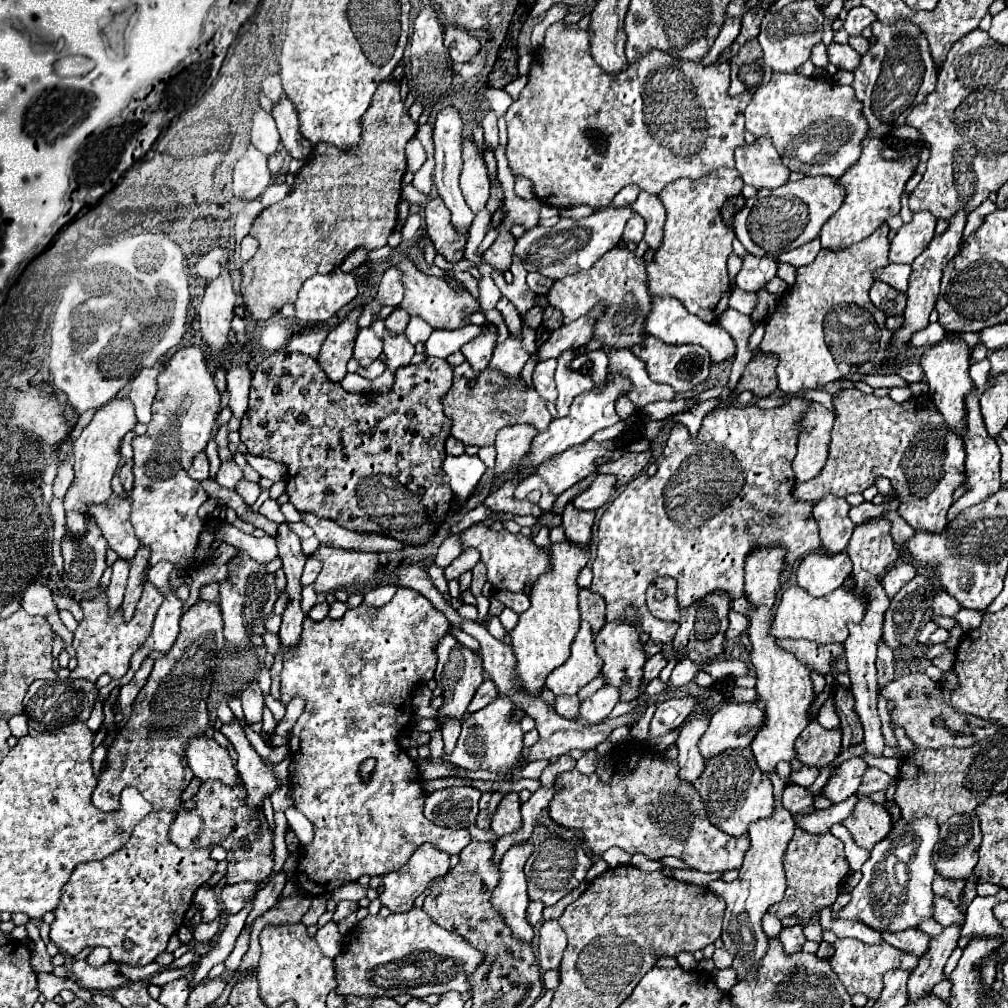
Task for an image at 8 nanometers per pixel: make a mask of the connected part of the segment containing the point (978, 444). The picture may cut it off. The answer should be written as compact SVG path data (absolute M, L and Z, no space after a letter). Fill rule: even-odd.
M973 390L969 396L967 396L967 434L963 438L965 442L965 452L967 452L967 458L965 458L965 494L953 502L953 506L949 508L947 512L947 520L955 520L959 516L959 512L971 508L973 504L979 504L983 500L987 500L991 494L995 494L999 488L1001 488L1001 480L999 480L999 460L1001 460L1001 452L999 452L999 446L995 442L995 438L991 438L985 430L985 424L983 424L983 418L981 418L981 412L979 412L979 396L977 396L977 390Z

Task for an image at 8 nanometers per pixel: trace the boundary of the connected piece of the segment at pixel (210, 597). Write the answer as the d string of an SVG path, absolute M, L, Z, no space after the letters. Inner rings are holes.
M211 582L211 584L201 586L199 598L205 600L205 602L217 602L217 600L219 600L219 588L221 588L221 584L223 584L223 582Z

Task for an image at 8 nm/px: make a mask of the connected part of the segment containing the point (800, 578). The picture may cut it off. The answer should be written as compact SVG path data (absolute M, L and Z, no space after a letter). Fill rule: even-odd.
M845 552L837 556L809 554L797 570L797 584L811 596L827 596L851 576L851 560Z

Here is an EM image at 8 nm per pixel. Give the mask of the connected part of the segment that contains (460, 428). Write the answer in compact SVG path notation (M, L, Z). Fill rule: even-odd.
M467 362L453 368L453 386L445 394L443 406L445 414L453 420L453 438L479 448L493 446L497 432L505 426L531 424L537 432L543 432L543 428L553 420L543 398L535 390L529 390L521 378L509 378L495 370L475 372Z

